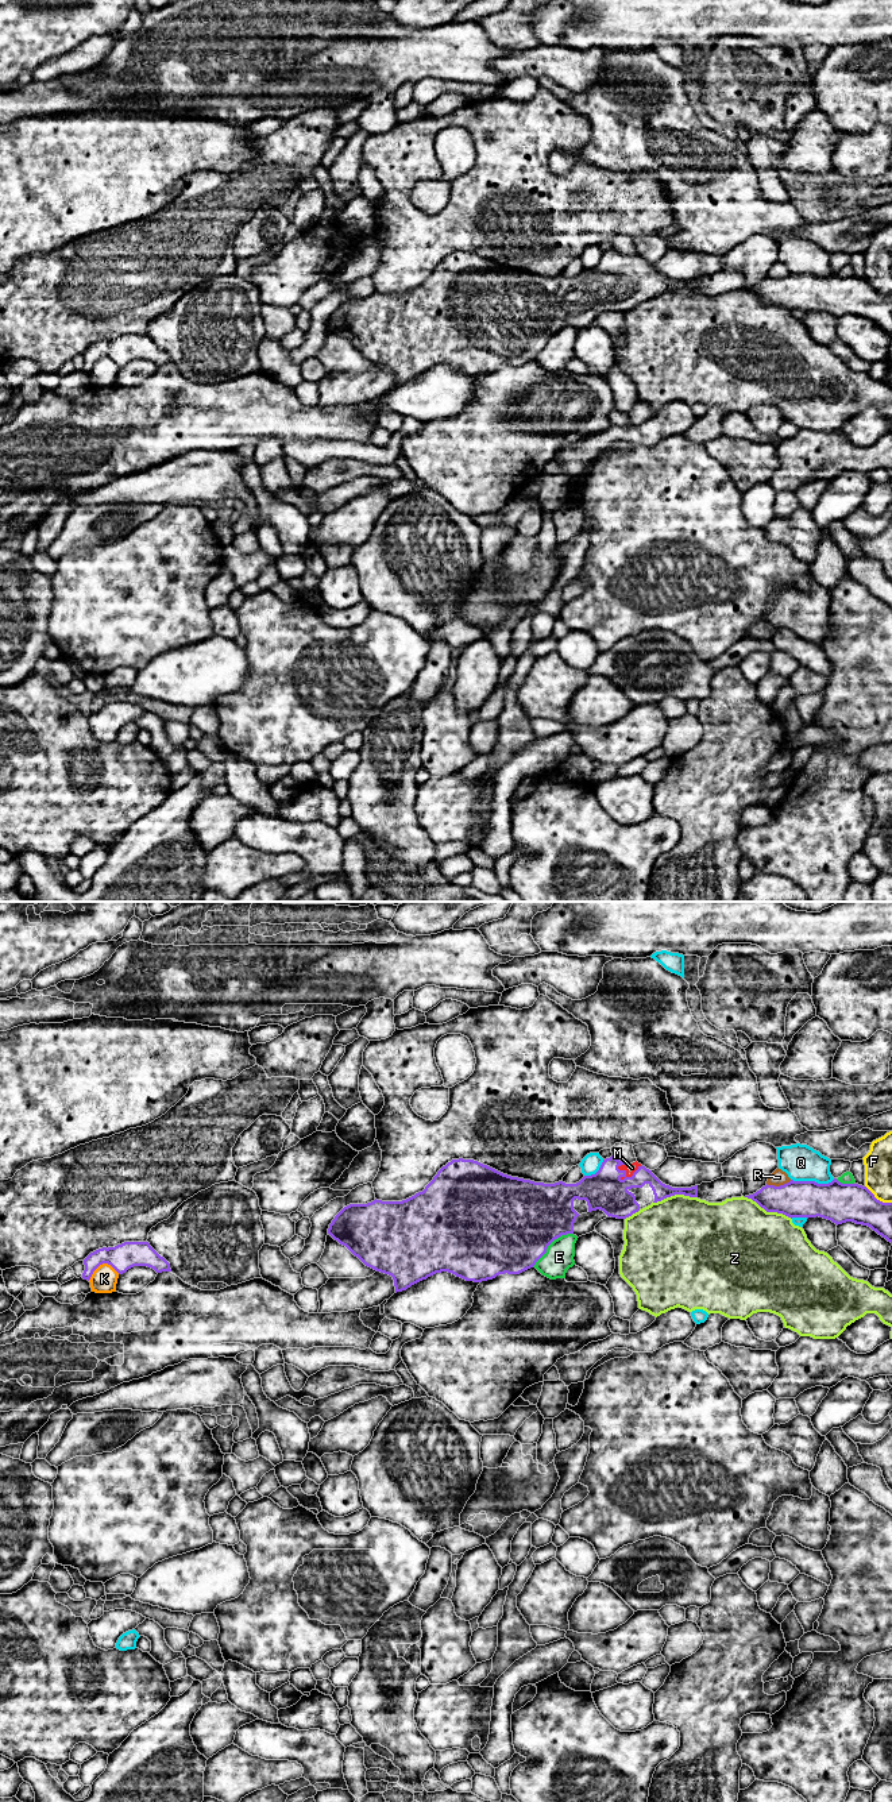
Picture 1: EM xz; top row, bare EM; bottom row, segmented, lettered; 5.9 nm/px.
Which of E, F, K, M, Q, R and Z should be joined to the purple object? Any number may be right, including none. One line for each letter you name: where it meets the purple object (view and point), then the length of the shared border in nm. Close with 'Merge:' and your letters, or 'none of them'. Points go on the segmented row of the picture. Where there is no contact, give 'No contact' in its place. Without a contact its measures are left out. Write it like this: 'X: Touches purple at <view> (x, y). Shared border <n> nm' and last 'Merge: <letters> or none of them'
M: Touches purple at xz (632, 1176). Shared border 160 nm
Merge: M

